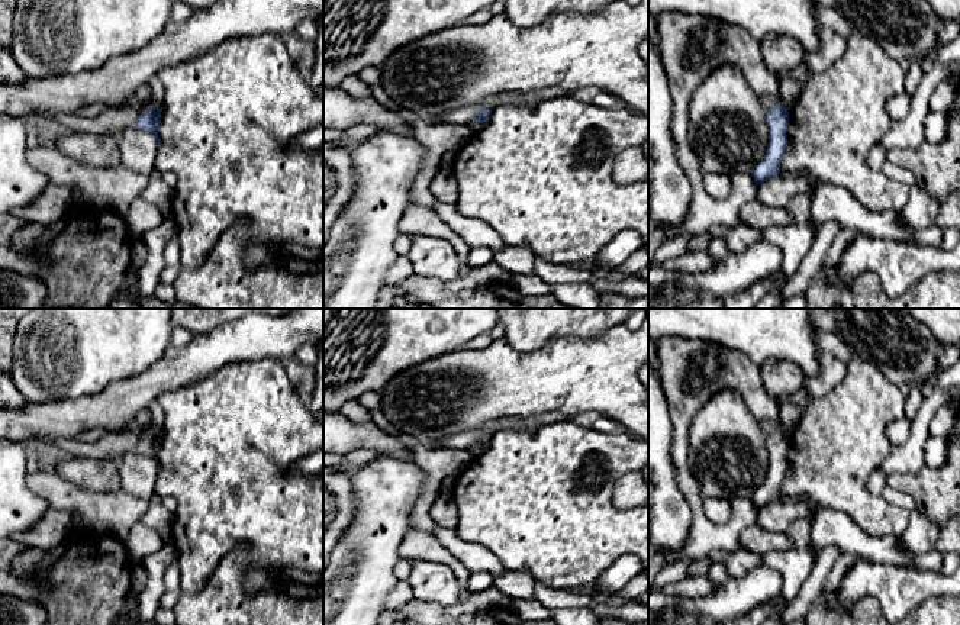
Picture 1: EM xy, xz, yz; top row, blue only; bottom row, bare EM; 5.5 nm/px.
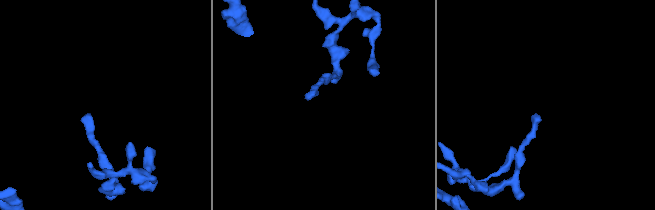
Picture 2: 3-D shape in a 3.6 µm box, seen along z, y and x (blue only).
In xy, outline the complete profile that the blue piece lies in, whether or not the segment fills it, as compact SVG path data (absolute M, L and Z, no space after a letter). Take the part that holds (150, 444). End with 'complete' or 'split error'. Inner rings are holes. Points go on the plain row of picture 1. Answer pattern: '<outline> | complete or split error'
M145 434L136 444L135 452L142 454L155 461L158 473L161 470L161 463L158 460L161 448L161 435L160 434Z | complete

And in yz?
M779 428L766 435L766 447L769 451L769 471L763 484L751 496L751 500L758 510L780 499L780 484L787 473L787 434Z | complete

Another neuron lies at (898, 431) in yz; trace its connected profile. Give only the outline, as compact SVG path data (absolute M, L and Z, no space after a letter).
M903 418L903 419L892 422L887 426L886 435L892 447L906 442L911 434L911 423L912 422L908 418Z

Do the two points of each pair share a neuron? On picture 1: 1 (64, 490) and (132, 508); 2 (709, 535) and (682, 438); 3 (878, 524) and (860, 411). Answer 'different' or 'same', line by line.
1: same
2: same
3: same

